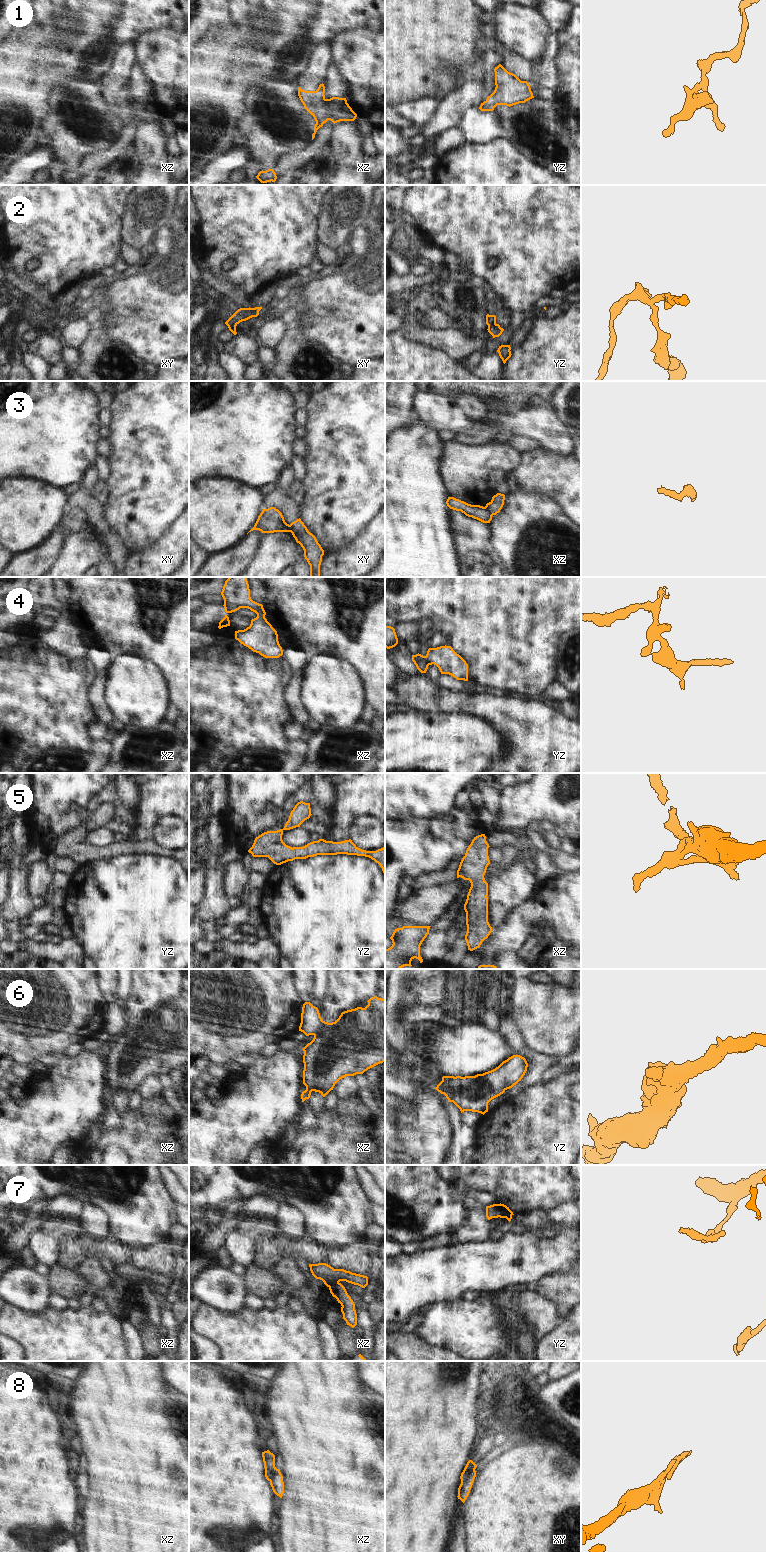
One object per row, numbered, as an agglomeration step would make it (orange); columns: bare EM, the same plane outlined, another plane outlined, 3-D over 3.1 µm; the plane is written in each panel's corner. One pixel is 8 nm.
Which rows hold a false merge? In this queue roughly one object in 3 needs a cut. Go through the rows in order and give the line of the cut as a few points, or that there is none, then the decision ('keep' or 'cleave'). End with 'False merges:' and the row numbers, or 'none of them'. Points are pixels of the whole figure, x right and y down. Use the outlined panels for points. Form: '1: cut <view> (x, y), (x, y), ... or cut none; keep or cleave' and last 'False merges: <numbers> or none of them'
1: cut none; keep
2: cut yz (495, 323), (488, 327); cleave
3: cut xz (485, 506), (492, 515); cleave
4: cut yz (424, 656), (428, 665); cleave
5: cut none; keep
6: cut xz (323, 1021), (319, 1030), (314, 1035); cleave
7: cut xz (338, 1282), (329, 1288); cleave
8: cut xy (474, 1468), (461, 1481); cleave
False merges: 2, 3, 4, 6, 7, 8

